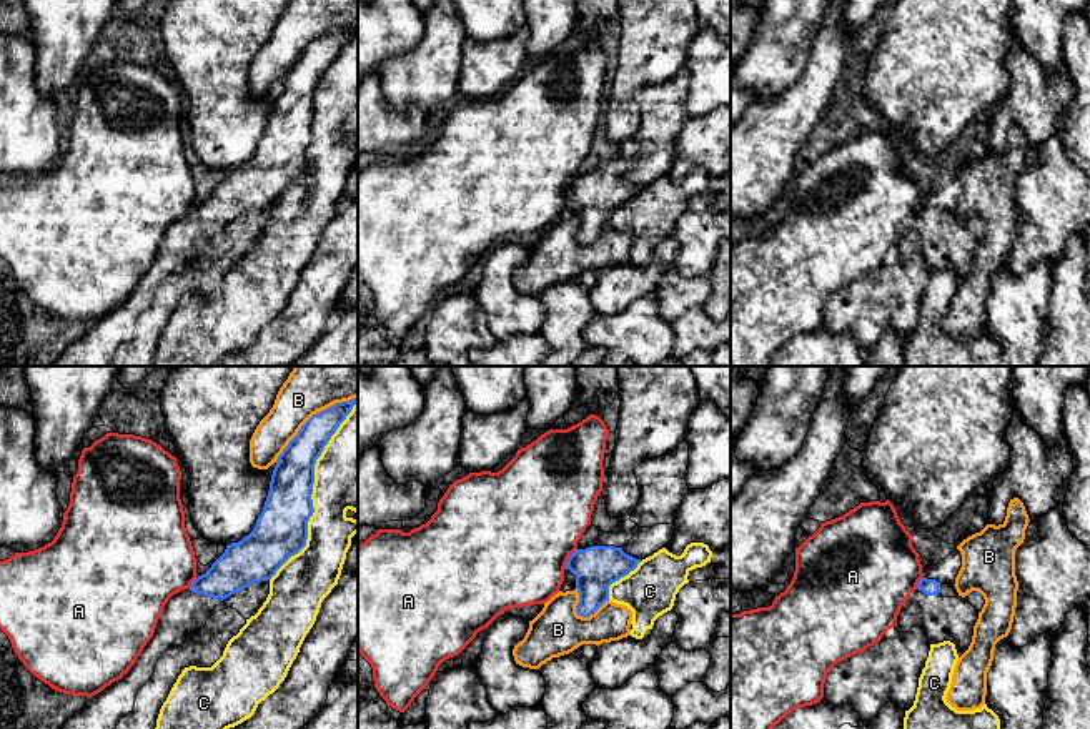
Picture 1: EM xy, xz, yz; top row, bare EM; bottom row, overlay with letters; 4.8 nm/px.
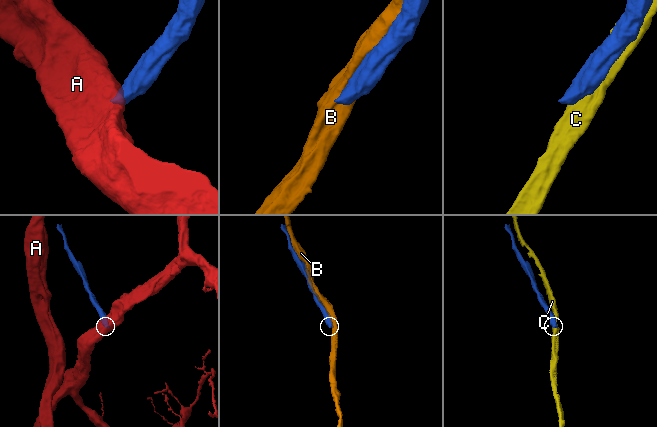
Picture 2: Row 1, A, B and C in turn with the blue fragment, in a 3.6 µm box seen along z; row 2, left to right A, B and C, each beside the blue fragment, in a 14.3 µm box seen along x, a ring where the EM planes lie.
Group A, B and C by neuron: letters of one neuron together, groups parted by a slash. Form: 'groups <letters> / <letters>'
groups A / B / C

